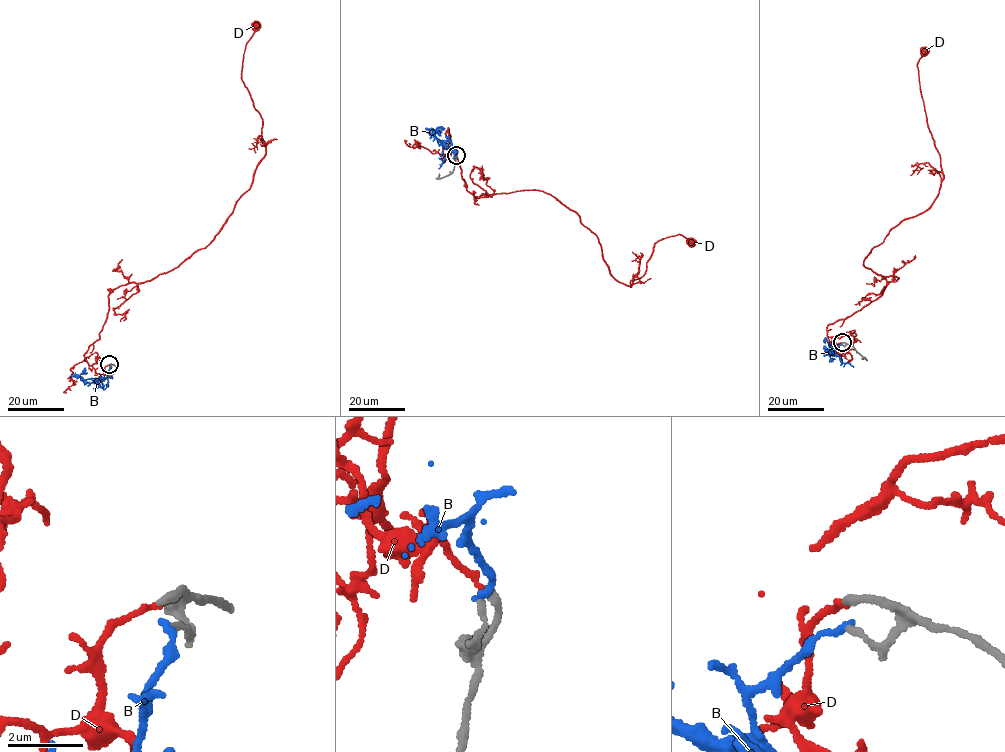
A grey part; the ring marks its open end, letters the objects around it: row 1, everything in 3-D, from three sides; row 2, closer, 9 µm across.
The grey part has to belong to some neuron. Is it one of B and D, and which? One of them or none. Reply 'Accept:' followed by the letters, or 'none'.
Accept: D

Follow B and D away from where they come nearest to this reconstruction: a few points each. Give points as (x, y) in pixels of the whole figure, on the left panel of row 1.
B: (109, 366), (107, 376), (97, 381), (79, 376), (85, 368)
D: (109, 365), (96, 373), (84, 355), (110, 293), (209, 244), (265, 154), (242, 80), (257, 21)

